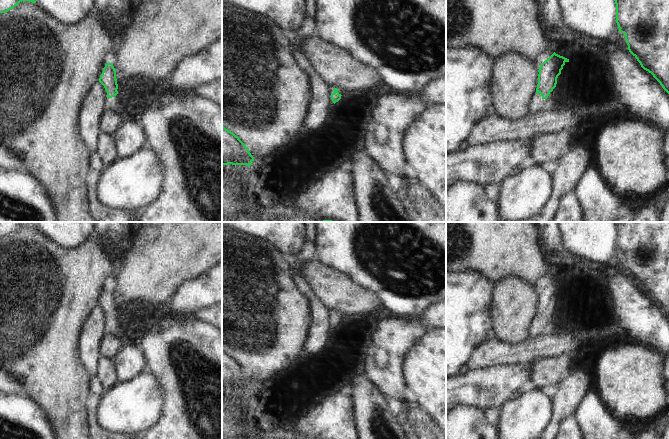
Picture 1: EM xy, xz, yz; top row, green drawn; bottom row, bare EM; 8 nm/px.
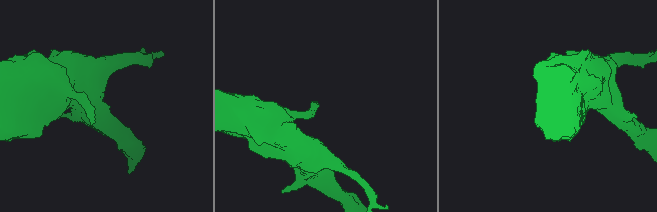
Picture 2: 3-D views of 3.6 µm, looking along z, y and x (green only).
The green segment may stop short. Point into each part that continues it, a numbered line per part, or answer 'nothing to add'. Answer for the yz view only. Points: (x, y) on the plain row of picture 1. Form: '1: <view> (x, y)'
1: yz (538, 328)

